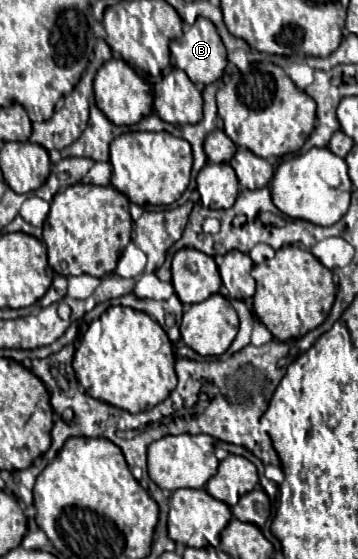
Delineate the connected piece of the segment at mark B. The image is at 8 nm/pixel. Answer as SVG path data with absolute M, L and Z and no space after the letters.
M196 19L184 35L170 43L174 65L182 69L192 83L204 87L222 77L226 67L226 47L210 19Z

